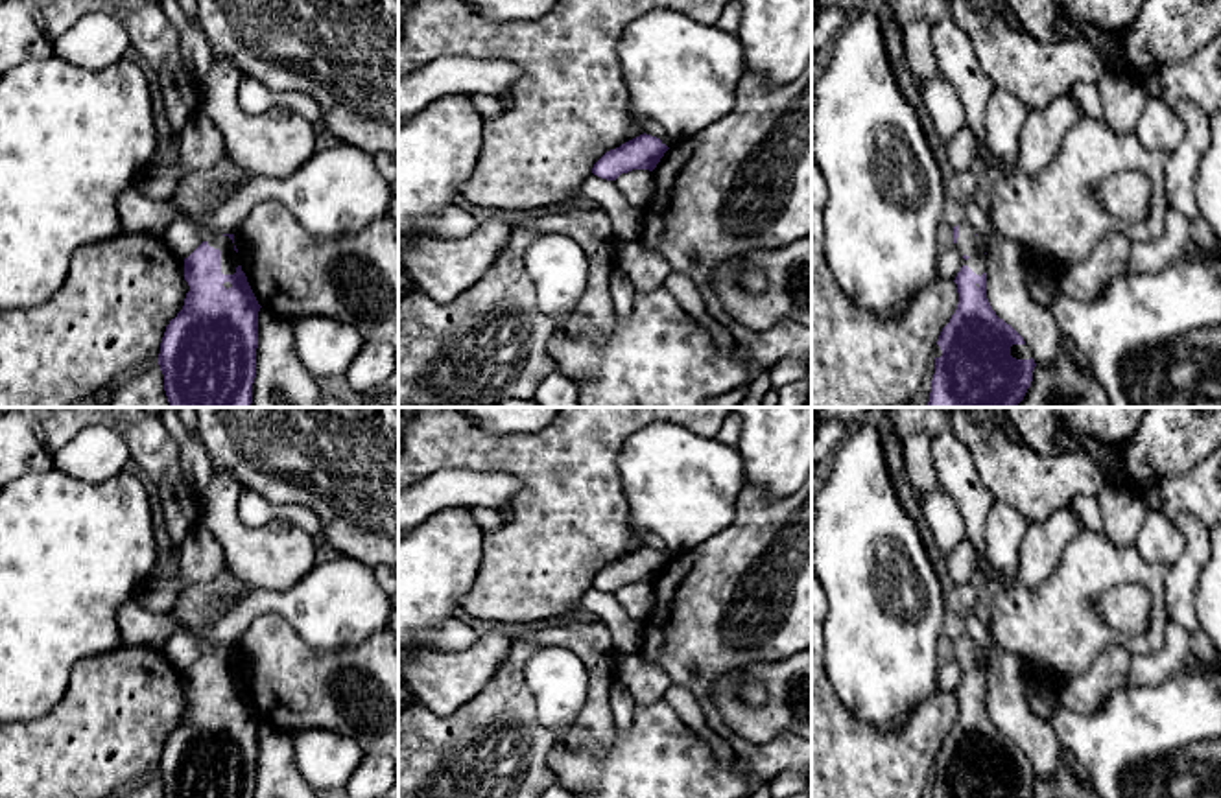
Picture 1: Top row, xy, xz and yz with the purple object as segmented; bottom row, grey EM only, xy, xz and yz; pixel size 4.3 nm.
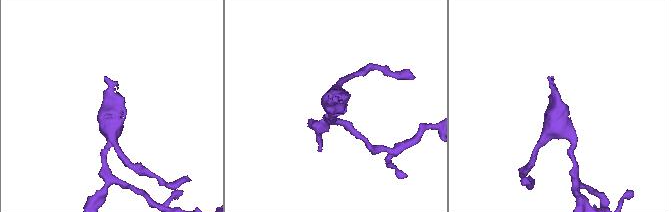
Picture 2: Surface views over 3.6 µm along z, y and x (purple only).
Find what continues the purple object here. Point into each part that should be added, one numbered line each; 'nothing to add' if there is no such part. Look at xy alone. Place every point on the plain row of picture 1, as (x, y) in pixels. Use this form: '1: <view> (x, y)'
1: xy (229, 669)

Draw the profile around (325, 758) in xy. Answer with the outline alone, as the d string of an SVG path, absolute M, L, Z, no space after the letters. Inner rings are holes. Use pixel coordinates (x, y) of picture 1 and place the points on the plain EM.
M328 728L295 732L293 754L302 780L315 792L345 789L365 756L354 739Z

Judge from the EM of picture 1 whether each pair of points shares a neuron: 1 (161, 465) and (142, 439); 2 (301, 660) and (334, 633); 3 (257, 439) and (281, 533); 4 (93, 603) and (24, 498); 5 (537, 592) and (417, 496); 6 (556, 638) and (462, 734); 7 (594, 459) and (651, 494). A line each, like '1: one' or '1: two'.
1: one
2: two
3: two
4: one
5: two
6: one
7: two

